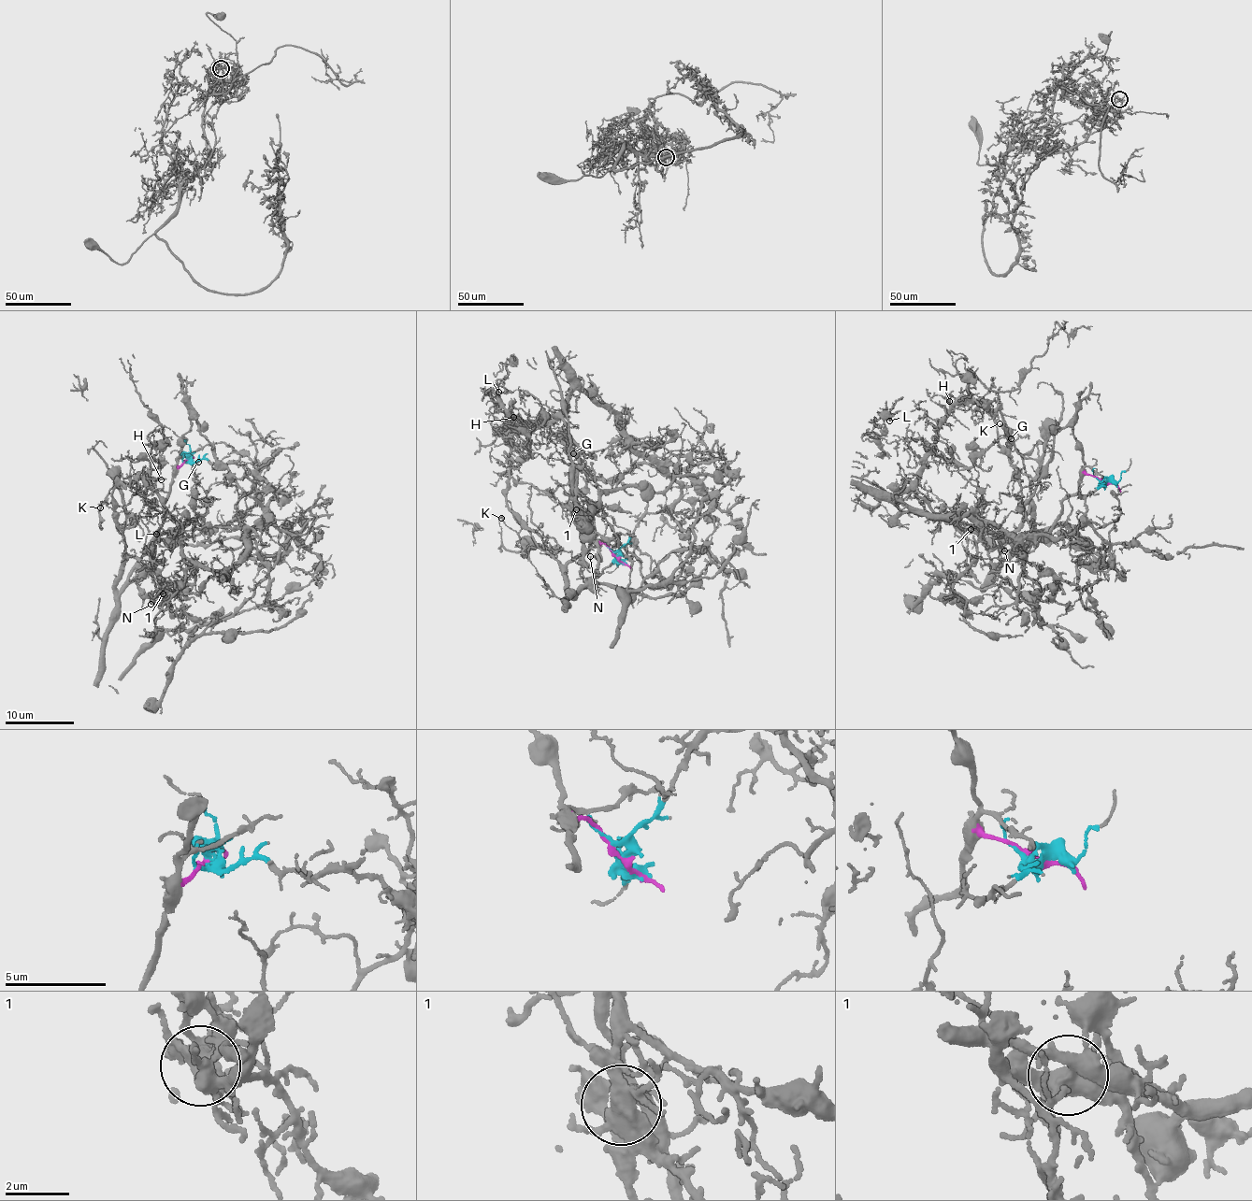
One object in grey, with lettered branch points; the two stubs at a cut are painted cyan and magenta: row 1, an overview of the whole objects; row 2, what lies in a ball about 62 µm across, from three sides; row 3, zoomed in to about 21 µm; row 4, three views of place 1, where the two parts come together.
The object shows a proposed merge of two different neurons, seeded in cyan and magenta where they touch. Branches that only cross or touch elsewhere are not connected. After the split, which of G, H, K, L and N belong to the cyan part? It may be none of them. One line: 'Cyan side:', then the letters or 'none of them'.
Cyan side: G, H, L, N

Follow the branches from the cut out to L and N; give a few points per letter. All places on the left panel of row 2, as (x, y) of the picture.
L: (187, 459), (241, 464), (276, 495), (223, 572), (182, 552), (183, 531), (154, 558), (138, 512), (157, 535)
N: (187, 459), (241, 464), (276, 495), (230, 569), (198, 567), (173, 594), (144, 594), (151, 605)

